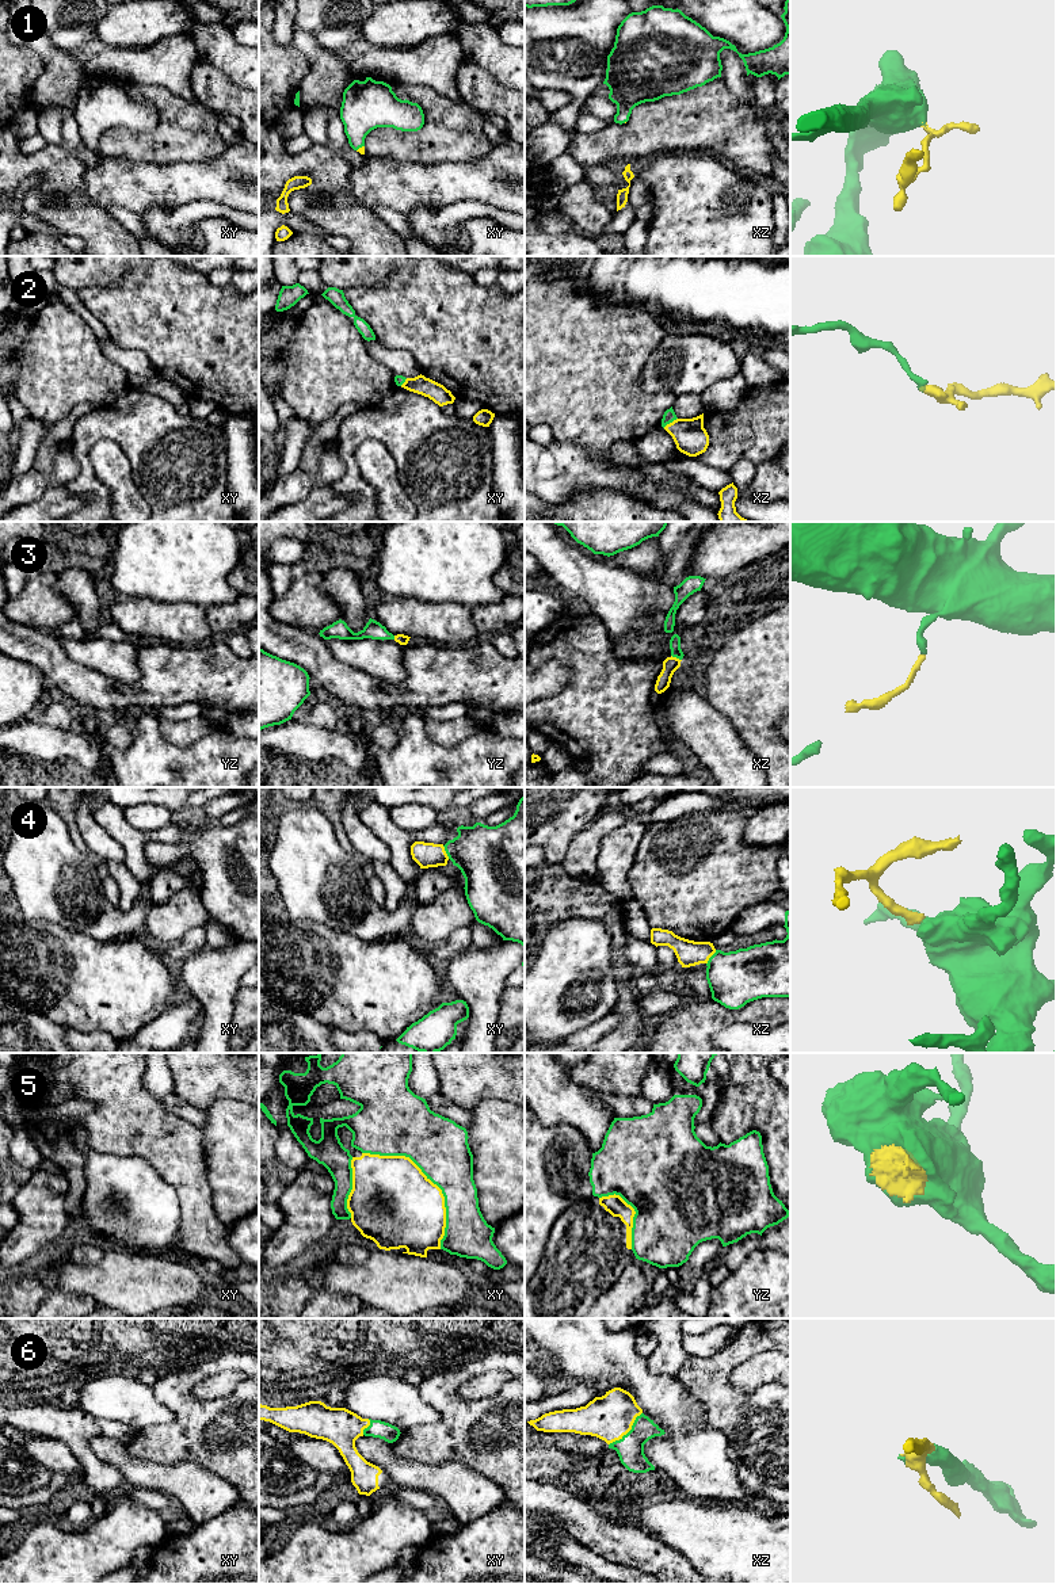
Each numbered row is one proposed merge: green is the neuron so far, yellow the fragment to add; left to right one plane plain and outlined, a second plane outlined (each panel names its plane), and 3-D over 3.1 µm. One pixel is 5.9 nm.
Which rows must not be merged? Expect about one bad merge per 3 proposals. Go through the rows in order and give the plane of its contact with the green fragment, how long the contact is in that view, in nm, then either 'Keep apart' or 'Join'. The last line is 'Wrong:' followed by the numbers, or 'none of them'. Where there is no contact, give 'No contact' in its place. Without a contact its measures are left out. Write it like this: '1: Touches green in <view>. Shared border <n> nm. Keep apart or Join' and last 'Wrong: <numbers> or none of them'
1: Touches green in xy. Shared border 60 nm. Join
2: Touches green in xz. Shared border 110 nm. Join
3: Touches green in xz. Shared border 70 nm. Join
4: Touches green in xz. Shared border 110 nm. Join
5: Touches green in xy. Shared border 750 nm. Keep apart
6: Touches green in xz. Shared border 280 nm. Join
Wrong: 5

